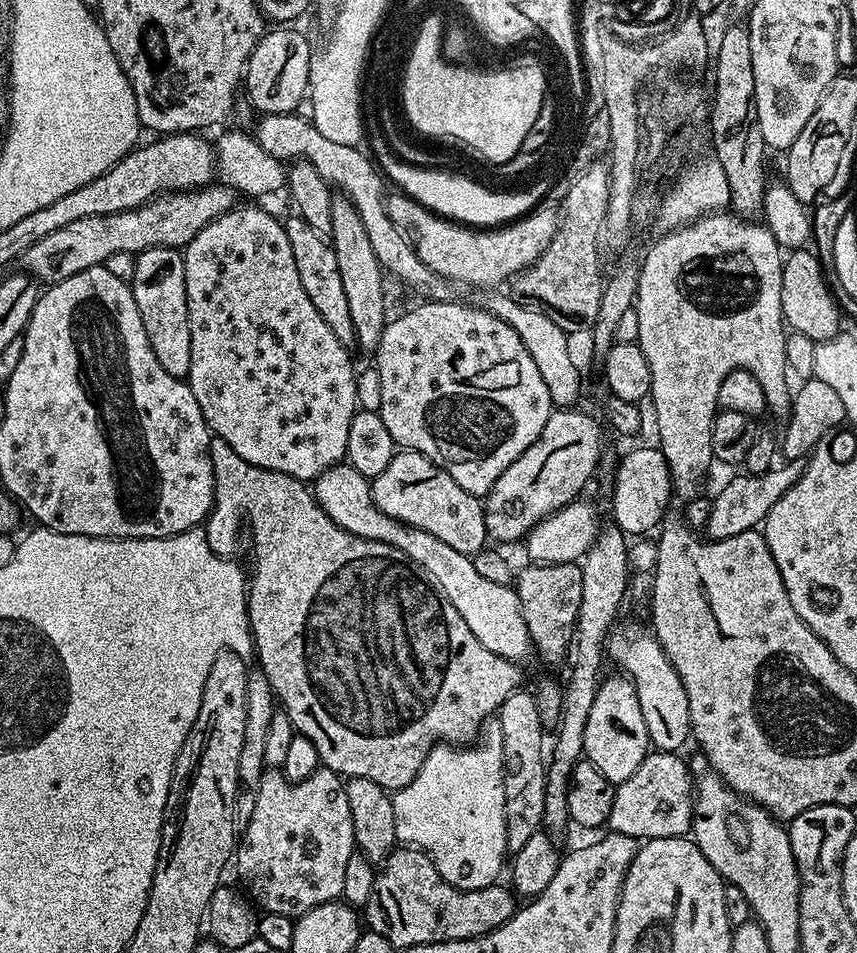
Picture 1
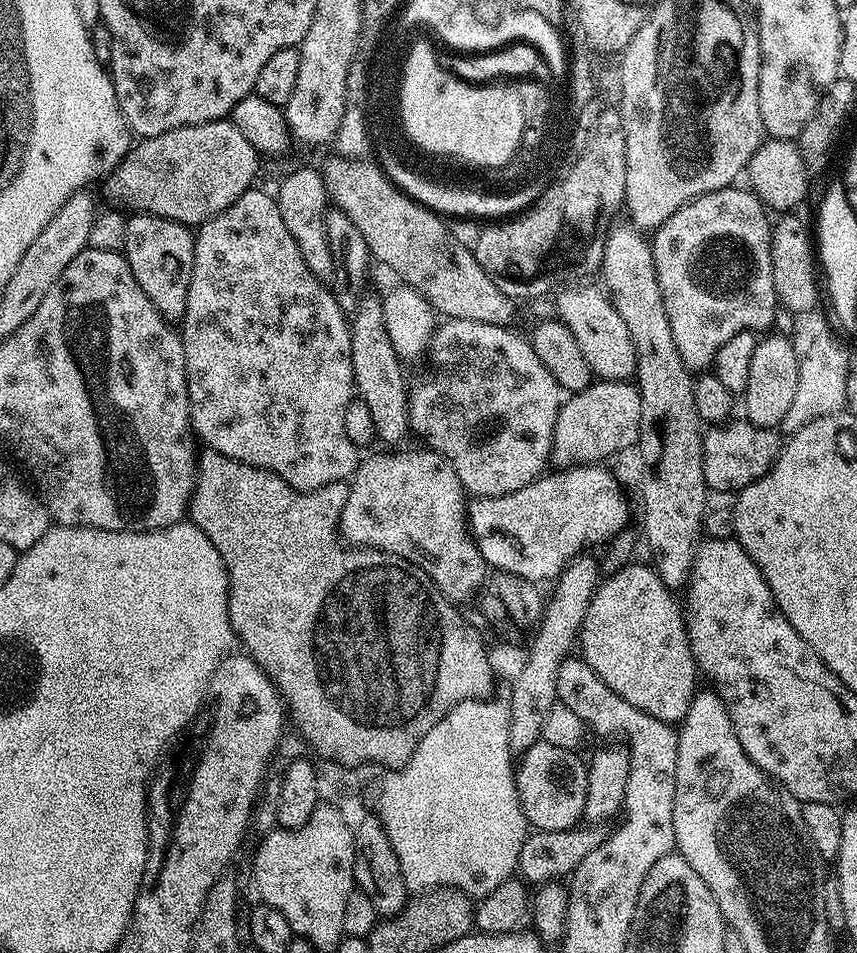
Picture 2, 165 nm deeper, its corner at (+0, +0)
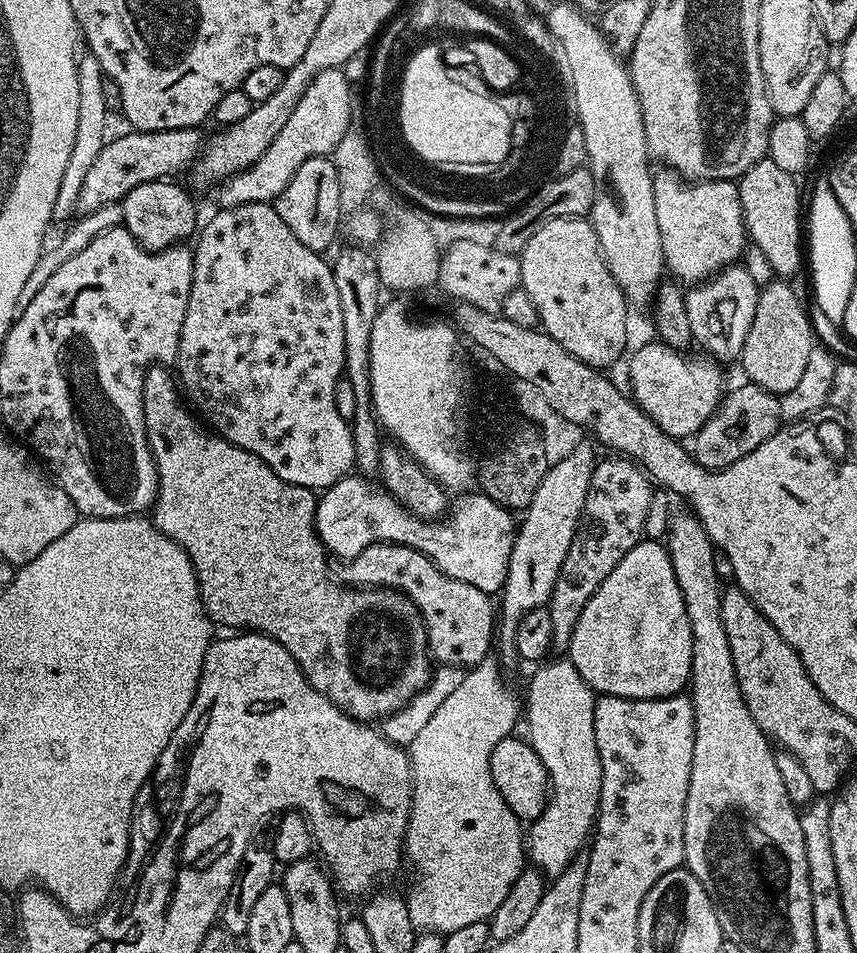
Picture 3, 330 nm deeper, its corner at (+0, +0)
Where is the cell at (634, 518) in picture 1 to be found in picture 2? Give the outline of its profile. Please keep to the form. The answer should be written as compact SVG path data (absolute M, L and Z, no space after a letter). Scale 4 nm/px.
M590 463L556 471L560 472L549 471L537 476L535 480L522 486L522 490L501 496L482 496L469 503L468 526L489 569L518 574L527 580L552 582L574 557L591 549L588 548L591 544L603 545L617 536L623 528L629 527L628 500L624 497L619 482L604 466Z

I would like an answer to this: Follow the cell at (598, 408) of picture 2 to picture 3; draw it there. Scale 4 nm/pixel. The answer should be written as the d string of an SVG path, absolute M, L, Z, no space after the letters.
M653 342L642 345L628 364L631 399L660 429L677 438L695 437L700 427L716 413L726 392L721 365L717 361L703 355L688 355L692 354Z

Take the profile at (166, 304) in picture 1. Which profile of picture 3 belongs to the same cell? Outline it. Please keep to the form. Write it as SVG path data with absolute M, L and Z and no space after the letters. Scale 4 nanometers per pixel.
M168 178L142 182L134 186L134 190L130 190L130 194L126 194L121 203L123 227L148 252L172 248L175 244L187 241L187 236L191 237L197 231L196 204L192 201L191 194L176 183L180 182L173 182Z

